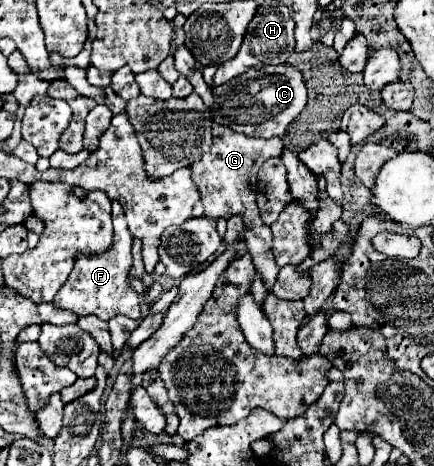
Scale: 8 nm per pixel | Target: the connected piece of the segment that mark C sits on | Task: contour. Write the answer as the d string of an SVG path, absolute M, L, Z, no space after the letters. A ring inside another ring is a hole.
M280 64L264 70L252 68L244 76L236 76L214 90L216 90L212 92L216 98L212 106L214 122L258 138L284 136L290 122L306 106L306 84L302 72L292 64Z

